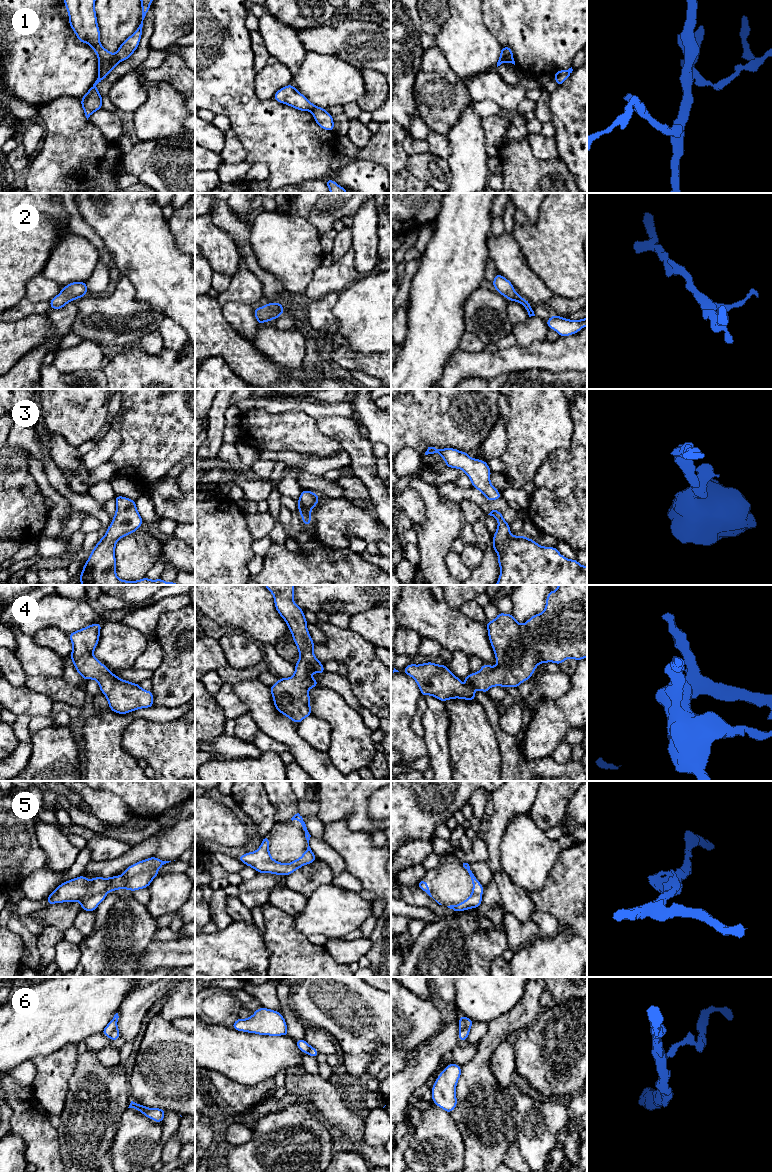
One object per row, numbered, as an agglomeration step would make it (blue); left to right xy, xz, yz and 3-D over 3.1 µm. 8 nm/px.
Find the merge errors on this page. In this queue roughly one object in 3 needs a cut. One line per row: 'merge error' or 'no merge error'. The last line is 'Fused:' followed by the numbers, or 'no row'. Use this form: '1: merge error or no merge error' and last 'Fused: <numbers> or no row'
1: merge error
2: no merge error
3: no merge error
4: no merge error
5: no merge error
6: merge error
Fused: 1, 6

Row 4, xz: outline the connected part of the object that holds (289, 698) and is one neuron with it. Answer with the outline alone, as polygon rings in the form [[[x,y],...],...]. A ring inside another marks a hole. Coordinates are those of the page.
[[[264,585],[274,596],[274,604],[277,612],[286,622],[288,629],[292,633],[294,643],[298,648],[300,658],[295,664],[294,675],[290,678],[279,678],[278,682],[269,687],[273,696],[274,707],[283,715],[299,724],[304,718],[312,715],[310,707],[310,696],[308,690],[320,685],[311,673],[323,674],[325,669],[323,664],[315,657],[313,653],[314,642],[307,629],[307,620],[304,611],[296,605],[294,595],[294,585]]]

